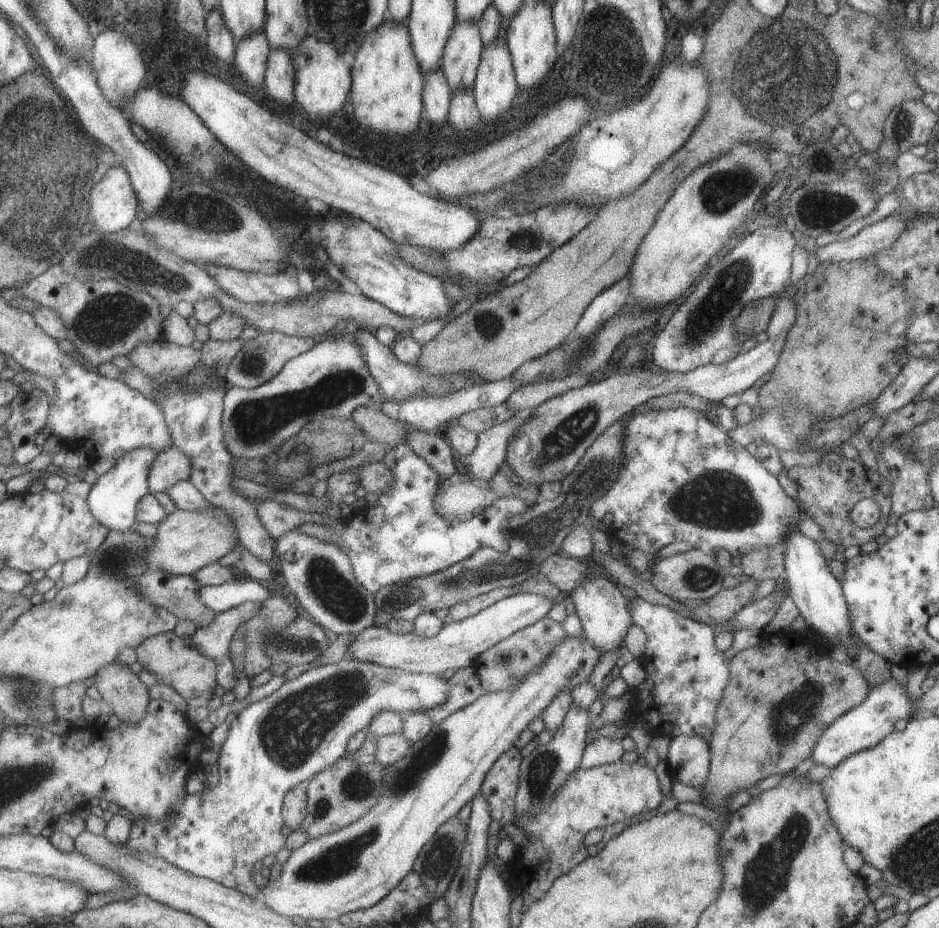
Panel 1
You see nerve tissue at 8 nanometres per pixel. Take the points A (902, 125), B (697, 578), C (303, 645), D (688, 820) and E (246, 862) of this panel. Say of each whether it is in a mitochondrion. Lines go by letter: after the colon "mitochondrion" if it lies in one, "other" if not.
A: mitochondrion
B: mitochondrion
C: mitochondrion
D: other
E: other

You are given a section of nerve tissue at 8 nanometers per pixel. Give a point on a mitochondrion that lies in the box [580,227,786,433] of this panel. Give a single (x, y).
(731, 282)

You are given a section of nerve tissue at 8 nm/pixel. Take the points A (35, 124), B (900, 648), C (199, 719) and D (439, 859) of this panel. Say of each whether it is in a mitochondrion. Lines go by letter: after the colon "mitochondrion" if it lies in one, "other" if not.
A: mitochondrion
B: other
C: other
D: mitochondrion

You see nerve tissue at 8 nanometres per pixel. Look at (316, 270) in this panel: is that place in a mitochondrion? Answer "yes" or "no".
no

